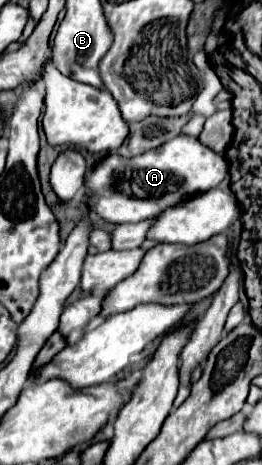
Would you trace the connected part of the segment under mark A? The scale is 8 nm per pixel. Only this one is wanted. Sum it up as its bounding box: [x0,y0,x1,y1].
[85,134,229,224]

